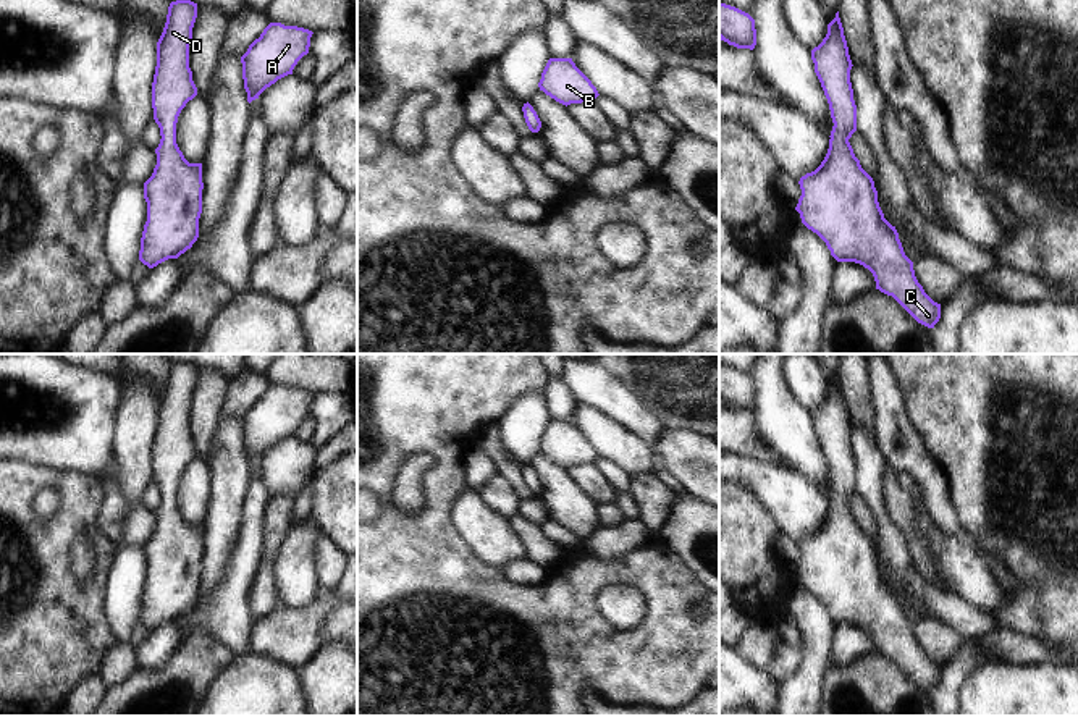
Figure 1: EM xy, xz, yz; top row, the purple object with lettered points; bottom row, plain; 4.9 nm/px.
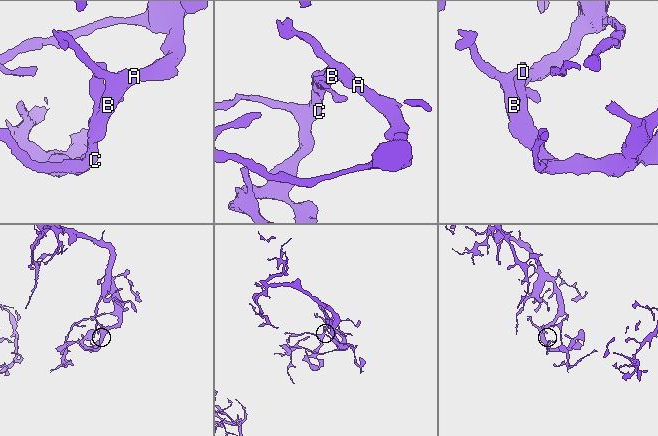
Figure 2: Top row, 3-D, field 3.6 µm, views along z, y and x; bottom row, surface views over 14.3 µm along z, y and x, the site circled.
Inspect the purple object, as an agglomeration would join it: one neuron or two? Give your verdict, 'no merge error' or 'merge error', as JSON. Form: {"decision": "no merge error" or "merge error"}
{"decision": "no merge error"}

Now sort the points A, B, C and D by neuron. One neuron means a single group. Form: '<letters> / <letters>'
A B C D

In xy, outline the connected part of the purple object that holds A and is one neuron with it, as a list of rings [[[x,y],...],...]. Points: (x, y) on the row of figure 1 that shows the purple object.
[[[270,23],[263,29],[241,57],[249,103],[278,79],[293,74],[297,61],[309,53],[312,34],[309,29],[281,23]]]

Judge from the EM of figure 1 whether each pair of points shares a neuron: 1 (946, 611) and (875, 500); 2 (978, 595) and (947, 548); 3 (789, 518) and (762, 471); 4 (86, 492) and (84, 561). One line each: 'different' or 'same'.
1: same
2: same
3: same
4: different

